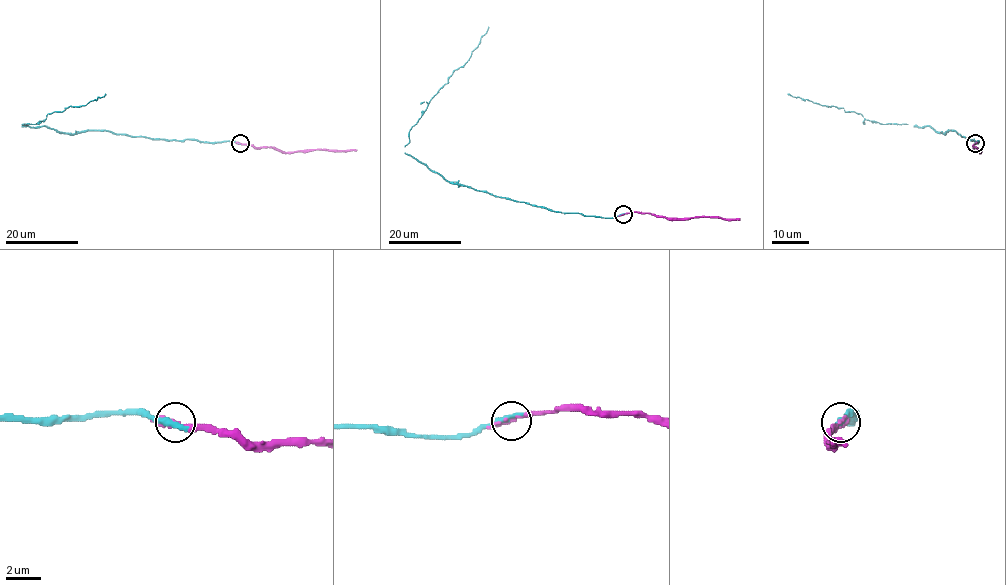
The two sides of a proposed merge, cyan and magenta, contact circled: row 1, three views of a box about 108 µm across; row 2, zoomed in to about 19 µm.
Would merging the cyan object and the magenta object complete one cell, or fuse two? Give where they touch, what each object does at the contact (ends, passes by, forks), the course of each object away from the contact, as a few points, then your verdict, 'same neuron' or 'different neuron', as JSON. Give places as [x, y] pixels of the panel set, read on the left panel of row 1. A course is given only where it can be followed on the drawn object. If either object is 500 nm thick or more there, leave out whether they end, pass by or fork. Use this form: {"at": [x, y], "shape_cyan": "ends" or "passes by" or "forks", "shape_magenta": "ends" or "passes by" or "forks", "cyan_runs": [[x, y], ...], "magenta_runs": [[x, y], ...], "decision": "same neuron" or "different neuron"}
{"at": [240, 143], "shape_cyan": "ends", "shape_magenta": "forks", "cyan_runs": [[239, 143], [110, 131], [66, 134], [21, 125], [105, 93]], "magenta_runs": [[240, 143], [285, 152], [357, 150]], "decision": "same neuron"}

